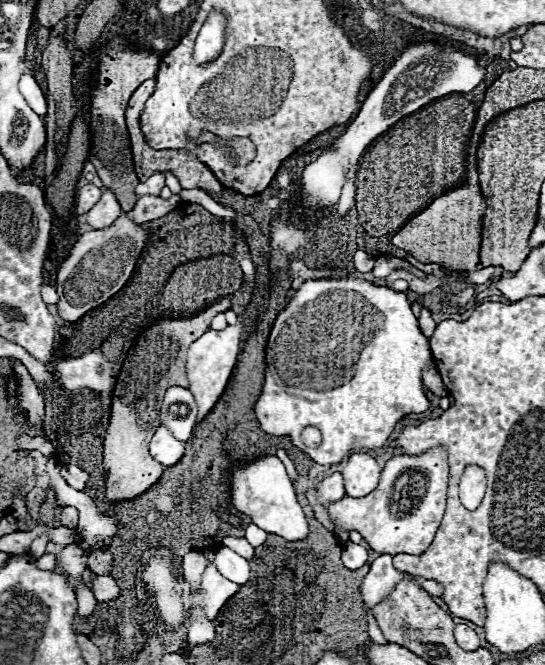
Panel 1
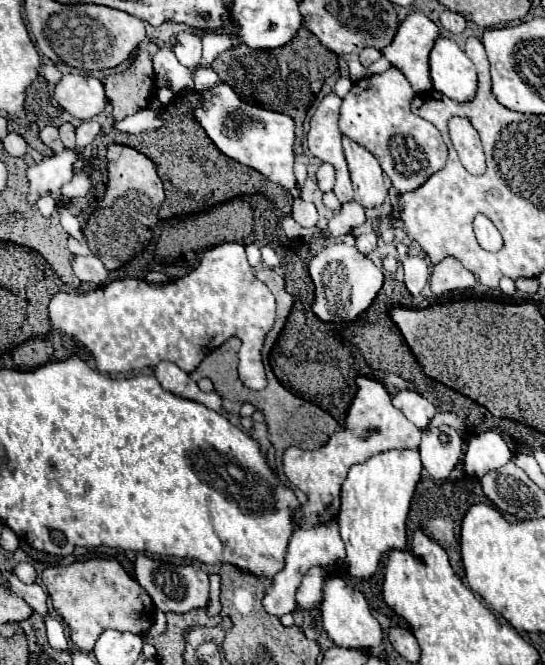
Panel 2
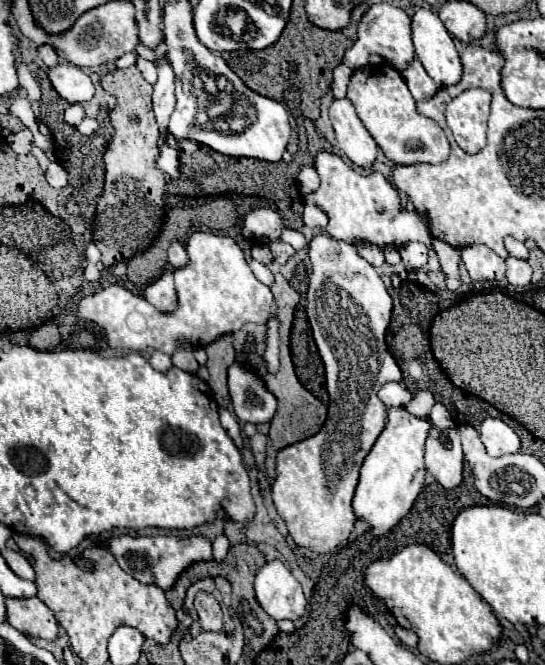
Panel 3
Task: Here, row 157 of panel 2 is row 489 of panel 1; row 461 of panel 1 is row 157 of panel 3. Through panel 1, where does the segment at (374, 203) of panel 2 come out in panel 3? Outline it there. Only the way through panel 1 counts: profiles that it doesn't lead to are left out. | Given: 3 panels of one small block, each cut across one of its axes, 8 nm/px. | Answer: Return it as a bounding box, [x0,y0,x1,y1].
[330,98,378,168]

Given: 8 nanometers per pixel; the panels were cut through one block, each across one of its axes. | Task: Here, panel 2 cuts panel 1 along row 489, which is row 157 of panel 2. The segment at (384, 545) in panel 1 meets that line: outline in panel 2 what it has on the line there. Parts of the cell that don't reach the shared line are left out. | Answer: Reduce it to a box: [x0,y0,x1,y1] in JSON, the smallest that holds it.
[340,76,446,194]

